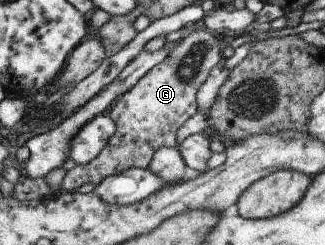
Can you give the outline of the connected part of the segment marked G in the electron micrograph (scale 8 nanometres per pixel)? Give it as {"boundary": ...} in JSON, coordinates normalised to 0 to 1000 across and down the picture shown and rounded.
{"boundary":[[[631,106],[606,127],[560,159],[505,257],[462,286],[412,359],[354,412],[335,457],[357,490],[357,547],[286,661],[237,673],[206,702],[209,771],[274,771],[338,714],[375,710],[412,682],[458,690],[492,604],[548,600],[548,531],[609,457],[603,384],[640,310],[665,294],[686,229],[677,155]]]}

